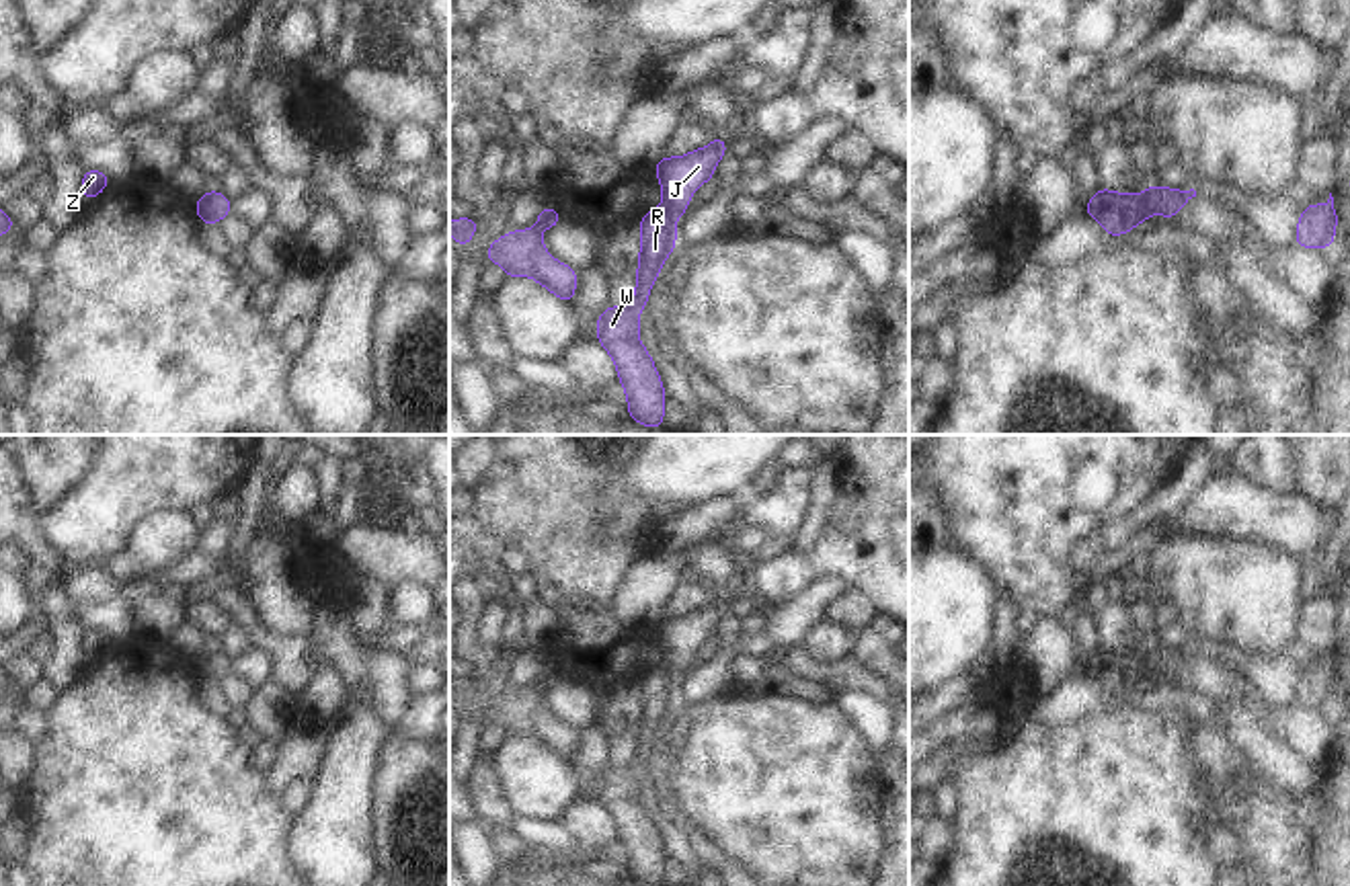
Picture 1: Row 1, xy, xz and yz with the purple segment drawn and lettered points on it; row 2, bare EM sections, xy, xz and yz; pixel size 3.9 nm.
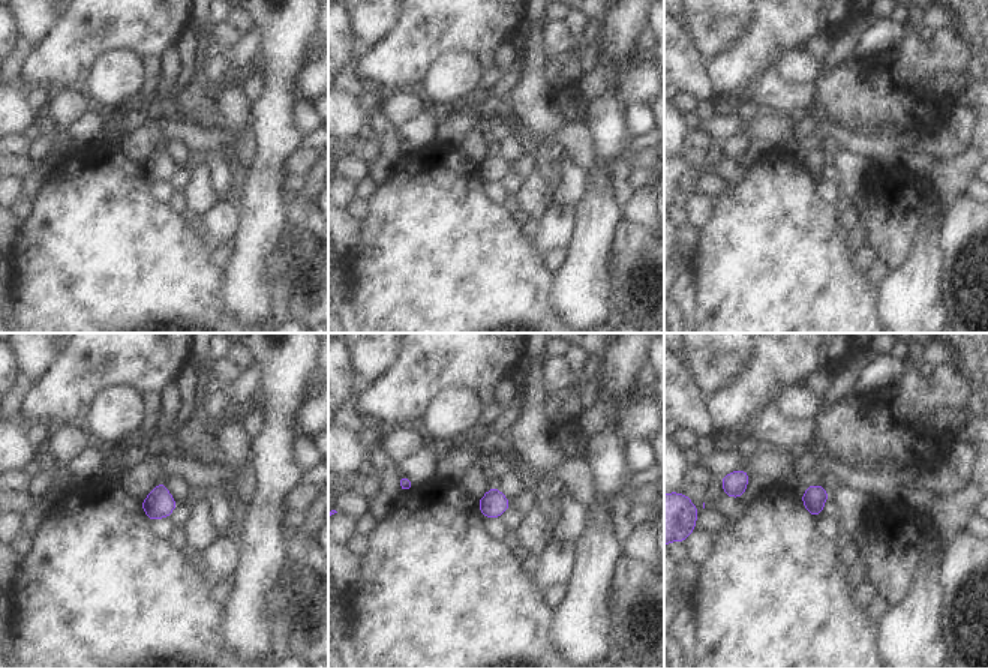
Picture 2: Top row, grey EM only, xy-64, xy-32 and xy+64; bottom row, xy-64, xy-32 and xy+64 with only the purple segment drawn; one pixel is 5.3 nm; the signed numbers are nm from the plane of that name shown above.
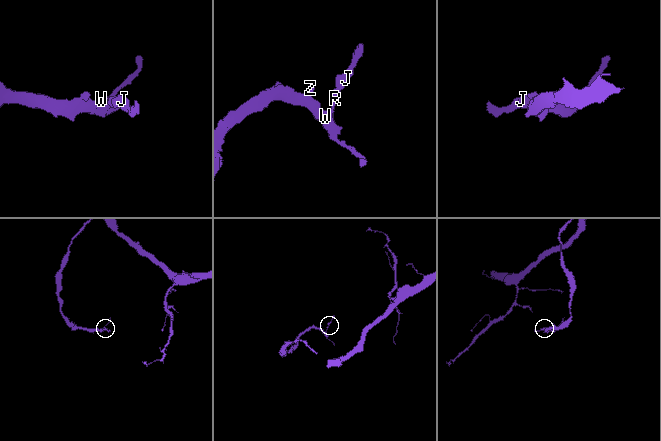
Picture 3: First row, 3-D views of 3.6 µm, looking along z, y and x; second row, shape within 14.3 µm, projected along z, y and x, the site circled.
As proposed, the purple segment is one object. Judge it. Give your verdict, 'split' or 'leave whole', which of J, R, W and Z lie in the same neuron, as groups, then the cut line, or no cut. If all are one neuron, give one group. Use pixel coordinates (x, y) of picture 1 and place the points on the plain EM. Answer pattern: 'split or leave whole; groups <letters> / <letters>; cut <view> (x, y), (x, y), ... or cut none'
split; groups J / R W Z; cut yz (1139, 655), (1147, 671)

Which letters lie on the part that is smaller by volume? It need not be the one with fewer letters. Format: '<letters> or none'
J

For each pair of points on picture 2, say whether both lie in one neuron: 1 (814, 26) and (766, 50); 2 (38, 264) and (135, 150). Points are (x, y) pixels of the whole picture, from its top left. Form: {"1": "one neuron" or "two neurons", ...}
{"1": "one neuron", "2": "two neurons"}

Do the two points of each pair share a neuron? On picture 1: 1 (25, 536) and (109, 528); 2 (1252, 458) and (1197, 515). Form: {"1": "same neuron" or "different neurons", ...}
{"1": "different neurons", "2": "different neurons"}

